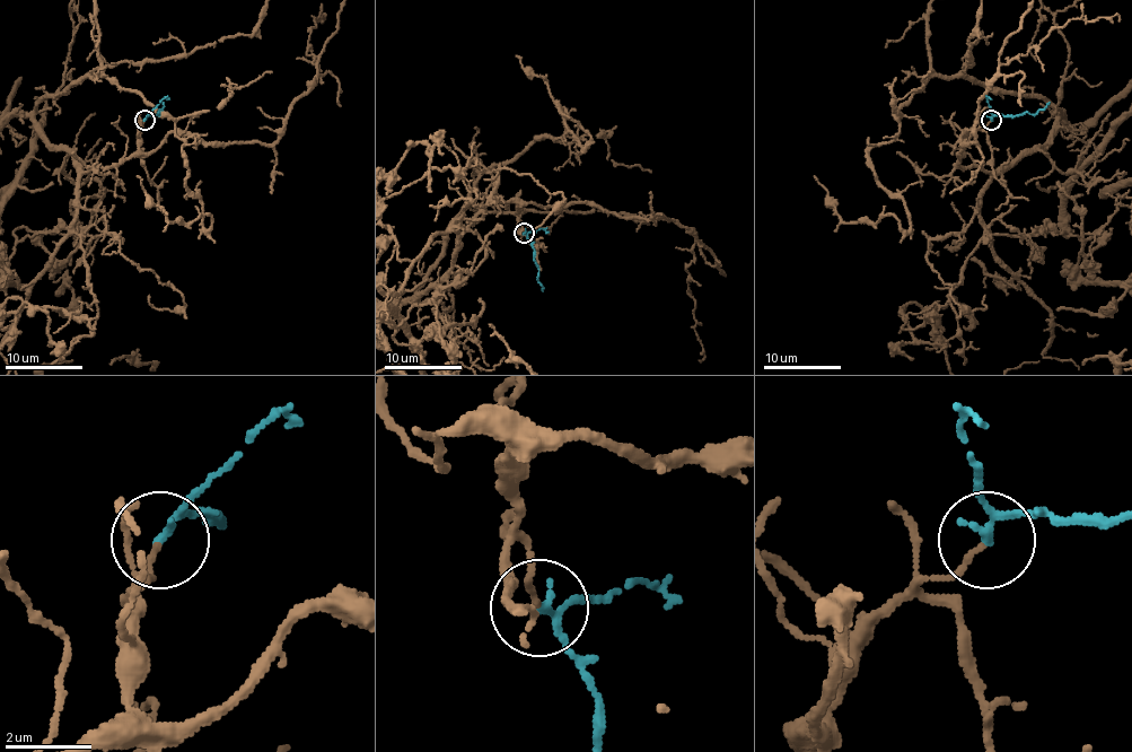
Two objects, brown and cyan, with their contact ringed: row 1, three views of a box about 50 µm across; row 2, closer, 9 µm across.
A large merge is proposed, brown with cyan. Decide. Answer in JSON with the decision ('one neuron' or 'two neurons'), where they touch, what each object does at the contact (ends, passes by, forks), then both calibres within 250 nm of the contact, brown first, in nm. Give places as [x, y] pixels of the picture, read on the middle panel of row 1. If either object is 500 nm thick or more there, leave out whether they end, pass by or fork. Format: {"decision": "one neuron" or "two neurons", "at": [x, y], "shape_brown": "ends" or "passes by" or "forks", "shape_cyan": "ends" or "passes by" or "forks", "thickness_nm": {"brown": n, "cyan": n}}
{"decision": "one neuron", "at": [524, 233], "shape_brown": "ends", "shape_cyan": "passes by", "thickness_nm": {"brown": 110, "cyan": 150}}

